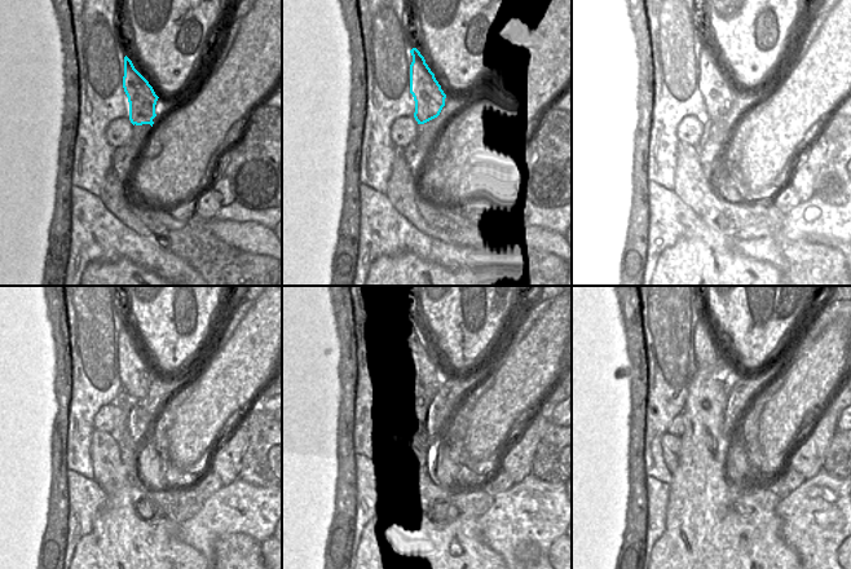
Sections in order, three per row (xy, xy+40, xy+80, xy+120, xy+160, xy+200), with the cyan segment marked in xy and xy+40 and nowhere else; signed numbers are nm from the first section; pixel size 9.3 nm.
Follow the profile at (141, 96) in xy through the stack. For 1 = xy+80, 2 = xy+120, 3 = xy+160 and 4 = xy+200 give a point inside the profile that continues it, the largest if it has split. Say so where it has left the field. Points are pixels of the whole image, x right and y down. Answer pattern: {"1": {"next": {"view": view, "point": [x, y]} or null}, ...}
{"1": {"next": {"view": "xy+80", "point": [714, 87]}}, "2": {"next": {"view": "xy+120", "point": [133, 373]}}, "3": {"next": {"view": "xy+160", "point": [422, 376]}}, "4": {"next": {"view": "xy+200", "point": [704, 336]}}}

